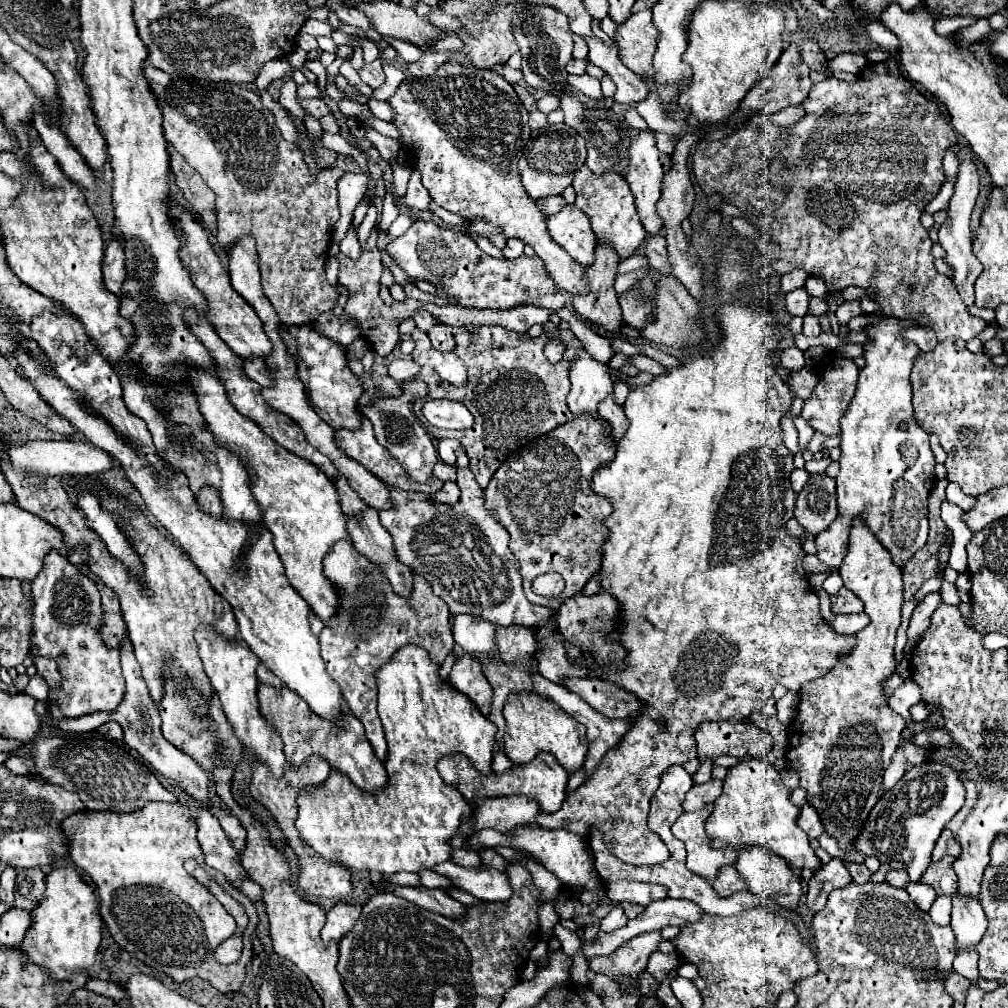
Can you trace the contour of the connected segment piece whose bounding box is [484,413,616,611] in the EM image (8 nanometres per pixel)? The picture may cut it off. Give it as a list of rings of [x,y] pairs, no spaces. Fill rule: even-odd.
[[[588,413],[588,415],[576,415],[576,417],[572,417],[572,421],[566,421],[566,423],[558,425],[556,429],[552,429],[550,433],[546,433],[546,435],[542,435],[542,437],[536,437],[528,447],[524,447],[522,451],[510,455],[510,457],[506,459],[506,463],[502,463],[502,467],[494,473],[494,477],[490,479],[488,487],[484,489],[484,499],[486,499],[486,509],[488,509],[488,513],[490,513],[498,523],[502,523],[502,525],[506,527],[506,531],[510,533],[510,537],[512,537],[512,539],[510,539],[510,547],[512,547],[514,555],[518,557],[520,575],[522,575],[522,579],[524,579],[524,585],[530,583],[530,587],[532,587],[532,581],[534,581],[538,575],[548,573],[548,571],[560,573],[560,575],[564,577],[564,581],[566,581],[566,587],[564,587],[564,591],[562,591],[558,597],[540,597],[540,595],[536,595],[538,601],[532,601],[532,603],[544,605],[544,607],[548,607],[548,609],[552,609],[552,611],[558,611],[560,603],[562,603],[566,597],[580,593],[582,587],[586,585],[586,581],[592,577],[592,573],[596,573],[596,571],[600,569],[600,565],[602,565],[602,545],[606,543],[606,539],[608,539],[608,535],[610,535],[610,531],[608,531],[606,525],[604,525],[604,521],[606,521],[606,517],[608,517],[614,509],[612,509],[612,503],[610,503],[608,497],[596,495],[596,493],[592,491],[592,473],[594,473],[598,467],[608,465],[608,463],[614,459],[614,455],[616,455],[616,441],[612,439],[612,435],[608,435],[608,423],[606,423],[604,419],[600,419],[600,417],[590,415],[590,413]]]

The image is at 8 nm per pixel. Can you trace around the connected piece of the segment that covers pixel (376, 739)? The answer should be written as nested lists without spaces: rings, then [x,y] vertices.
[[[348,541],[332,547],[330,555],[326,555],[324,571],[326,571],[326,577],[330,577],[330,581],[342,585],[342,591],[350,593],[350,599],[346,599],[346,603],[350,603],[350,611],[346,611],[346,615],[342,615],[342,619],[338,619],[338,623],[332,623],[330,627],[322,629],[322,633],[320,633],[322,659],[326,663],[328,675],[340,685],[342,695],[348,703],[348,709],[364,725],[366,737],[368,737],[376,757],[380,761],[386,761],[386,741],[384,741],[380,717],[376,713],[376,675],[374,675],[374,671],[378,671],[382,665],[386,665],[392,659],[392,655],[404,645],[418,645],[418,647],[426,649],[428,657],[436,665],[442,665],[446,655],[454,649],[450,613],[446,611],[446,603],[442,603],[442,599],[438,599],[436,595],[432,595],[426,579],[422,579],[418,575],[414,575],[414,595],[410,601],[402,599],[400,595],[394,595],[389,581],[382,579],[382,575],[378,575],[378,567],[374,567],[364,555],[358,555],[358,551],[352,549],[352,545]]]

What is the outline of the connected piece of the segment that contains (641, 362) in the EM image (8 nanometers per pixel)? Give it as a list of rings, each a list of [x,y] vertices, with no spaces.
[[[634,355],[634,357],[630,357],[628,365],[632,365],[636,371],[648,371],[652,375],[660,375],[664,371],[660,363],[656,363],[654,359],[650,359],[646,355]]]

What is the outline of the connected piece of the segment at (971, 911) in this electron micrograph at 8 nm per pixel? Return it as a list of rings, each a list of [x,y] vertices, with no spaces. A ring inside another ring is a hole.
[[[952,895],[952,929],[956,935],[956,953],[976,947],[986,933],[986,915],[976,899]]]

